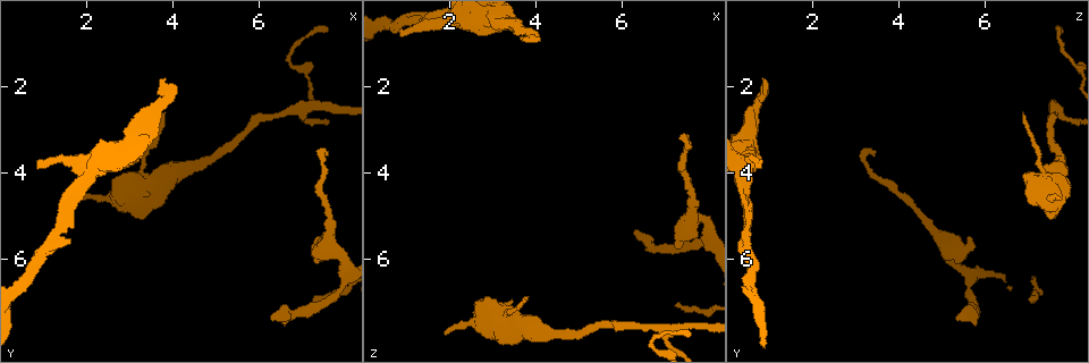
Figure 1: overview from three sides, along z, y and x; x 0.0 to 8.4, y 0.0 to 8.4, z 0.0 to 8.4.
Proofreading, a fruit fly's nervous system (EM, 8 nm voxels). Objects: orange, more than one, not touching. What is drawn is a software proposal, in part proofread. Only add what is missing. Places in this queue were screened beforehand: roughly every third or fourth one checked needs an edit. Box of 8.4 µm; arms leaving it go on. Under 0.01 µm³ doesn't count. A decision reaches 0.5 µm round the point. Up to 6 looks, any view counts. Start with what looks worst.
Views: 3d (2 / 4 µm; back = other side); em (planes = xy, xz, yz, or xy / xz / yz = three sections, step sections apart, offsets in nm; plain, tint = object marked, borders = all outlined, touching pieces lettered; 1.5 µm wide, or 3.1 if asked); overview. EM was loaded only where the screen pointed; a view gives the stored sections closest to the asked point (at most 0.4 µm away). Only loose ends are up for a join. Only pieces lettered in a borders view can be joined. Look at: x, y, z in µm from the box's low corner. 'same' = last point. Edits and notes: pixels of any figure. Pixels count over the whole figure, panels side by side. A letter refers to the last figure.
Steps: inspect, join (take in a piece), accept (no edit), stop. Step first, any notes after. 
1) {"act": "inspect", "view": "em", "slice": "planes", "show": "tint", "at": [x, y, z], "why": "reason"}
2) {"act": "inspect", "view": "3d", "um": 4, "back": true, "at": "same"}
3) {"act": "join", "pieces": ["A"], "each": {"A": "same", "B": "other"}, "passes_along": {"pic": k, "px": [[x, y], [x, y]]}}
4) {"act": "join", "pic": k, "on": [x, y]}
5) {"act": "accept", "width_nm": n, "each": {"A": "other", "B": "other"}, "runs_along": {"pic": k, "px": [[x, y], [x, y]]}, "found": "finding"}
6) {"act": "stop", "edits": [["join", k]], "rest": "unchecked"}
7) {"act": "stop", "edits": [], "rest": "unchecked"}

{"act": "inspect", "view": "em", "slice": "planes", "show": "borders", "at": [1.90, 4.60, 7.75], "why": "branch stops here"}

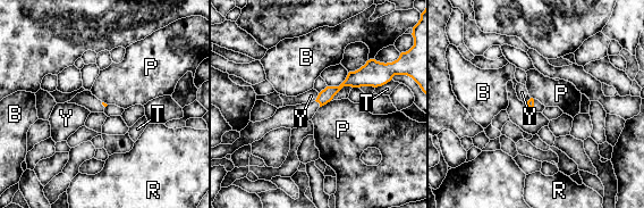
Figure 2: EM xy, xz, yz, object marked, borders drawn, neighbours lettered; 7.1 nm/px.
{"act": "accept", "each": {"B": "other", "P": "other", "R": "other", "T": "other", "Y": "other"}, "runs_along": {"pic": 2, "px": [[382, 81], [352, 80], [320, 100]]}, "found": "none of them fits"}

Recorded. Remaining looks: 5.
{"act": "inspect", "view": "em", "slice": "planes", "show": "borders", "at": [0.85, 3.85, 0.70], "why": "thin end"}

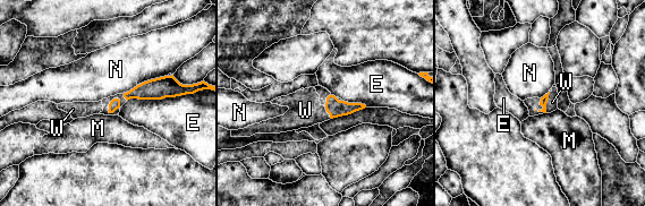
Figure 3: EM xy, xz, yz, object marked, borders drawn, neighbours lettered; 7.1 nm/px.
{"act": "join", "pieces": ["W"], "each": {"E": "other", "M": "other", "N": "other", "W": "same"}, "passes_along": {"pic": 3, "px": [[543, 102], [546, 102], [552, 102]]}, "found": "it goes on there"}

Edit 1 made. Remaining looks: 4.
{"act": "inspect", "view": "3d", "um": 2, "at": [7.50, 3.60, 3.45], "why": "thin end"}

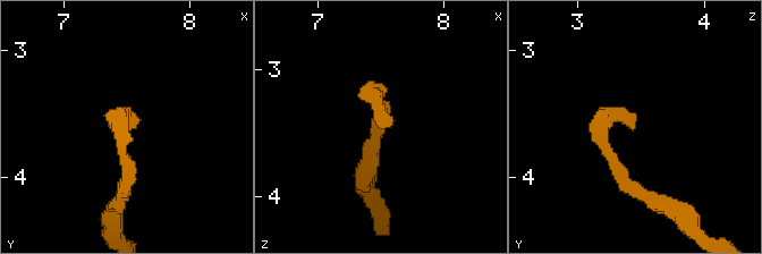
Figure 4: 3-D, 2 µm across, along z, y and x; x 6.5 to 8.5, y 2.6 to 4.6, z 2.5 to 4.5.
{"act": "inspect", "view": "em", "slice": "planes", "show": "borders", "at": [7.50, 3.62, 3.42]}

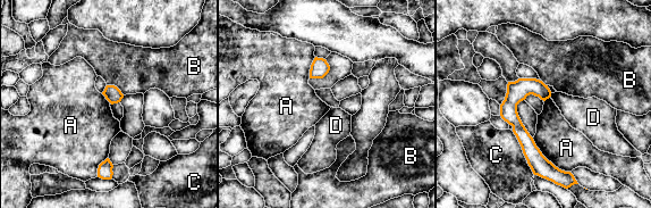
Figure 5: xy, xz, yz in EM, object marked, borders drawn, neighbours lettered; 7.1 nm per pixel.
{"act": "accept", "each": {"A": "other", "B": "other", "C": "other", "D": "other"}, "border": {"pic": 5, "px": [[532, 138], [549, 160], [569, 172]]}, "found": "no lettered piece goes on from it"}

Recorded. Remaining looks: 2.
{"act": "stop", "edits": [["join", 3]], "rest": "unchecked"}

